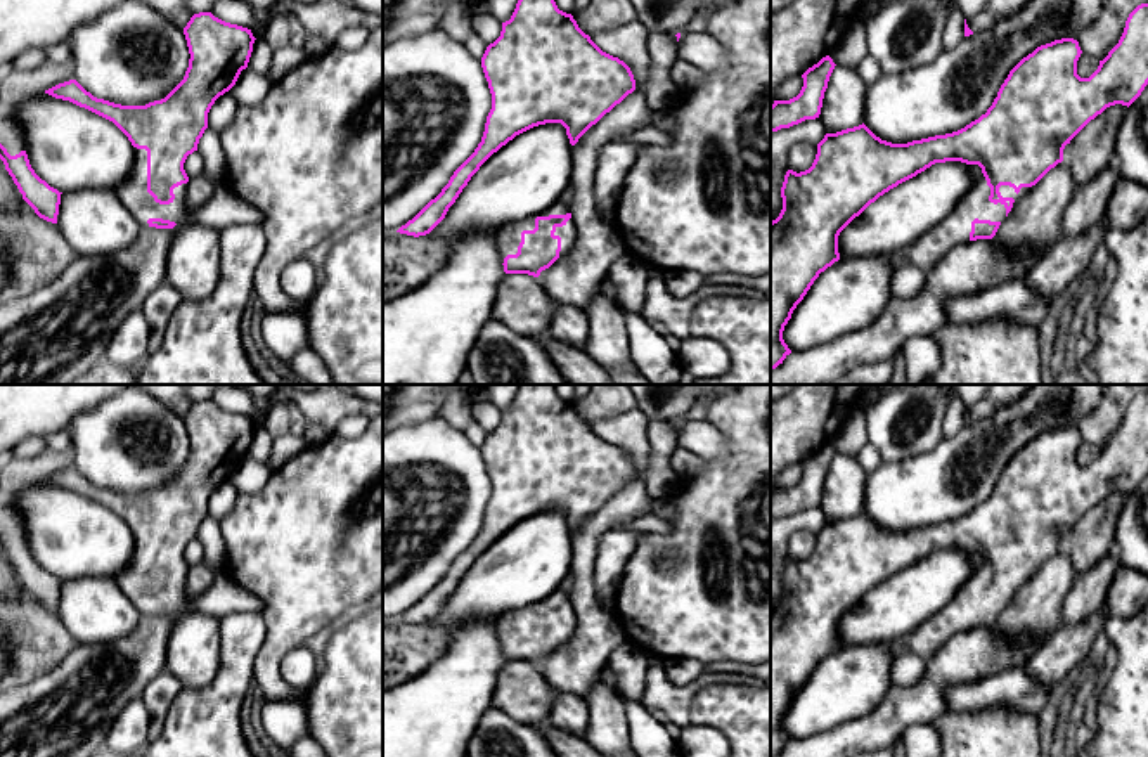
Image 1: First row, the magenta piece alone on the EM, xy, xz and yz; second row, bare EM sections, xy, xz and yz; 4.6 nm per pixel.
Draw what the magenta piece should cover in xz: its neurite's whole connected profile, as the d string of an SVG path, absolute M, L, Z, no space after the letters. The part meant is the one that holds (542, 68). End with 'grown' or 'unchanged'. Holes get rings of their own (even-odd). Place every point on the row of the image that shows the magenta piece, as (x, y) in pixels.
M518 0L481 68L492 94L481 142L442 192L397 232L429 234L480 166L516 135L561 123L575 146L635 90L630 68L603 52L554 0Z; unchanged

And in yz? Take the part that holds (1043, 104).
M1148 3L1129 14L1119 43L1089 78L1077 74L1080 54L1074 38L1037 47L1009 71L987 113L958 132L892 144L862 123L826 133L809 170L786 171L783 210L771 222L771 371L791 353L783 331L793 310L819 274L840 260L840 232L880 196L935 163L961 161L982 168L982 180L958 208L904 251L907 262L930 272L954 246L992 239L1011 208L1063 161L1065 146L1091 120L1115 104L1129 107L1148 85Z; grown

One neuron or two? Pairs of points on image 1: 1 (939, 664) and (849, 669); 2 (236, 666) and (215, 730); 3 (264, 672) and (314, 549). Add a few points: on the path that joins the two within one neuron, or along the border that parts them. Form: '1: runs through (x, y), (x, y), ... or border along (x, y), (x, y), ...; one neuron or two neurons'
1: border along (894, 685), (866, 716); two neurons
2: runs through (232, 681), (215, 714); one neuron
3: runs through (279, 641), (307, 581); one neuron

